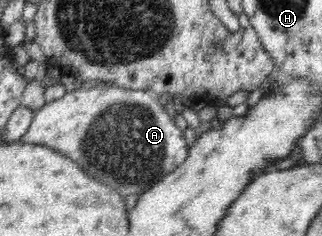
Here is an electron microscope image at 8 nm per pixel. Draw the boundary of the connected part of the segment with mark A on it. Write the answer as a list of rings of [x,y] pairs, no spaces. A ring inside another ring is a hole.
[[[98,85],[90,89],[78,89],[63,97],[47,102],[38,109],[20,141],[36,146],[47,146],[61,152],[75,163],[83,163],[83,171],[101,183],[107,183],[125,199],[129,195],[141,195],[155,186],[163,177],[172,173],[188,157],[183,131],[165,112],[159,95],[151,89],[125,89],[113,85]]]

